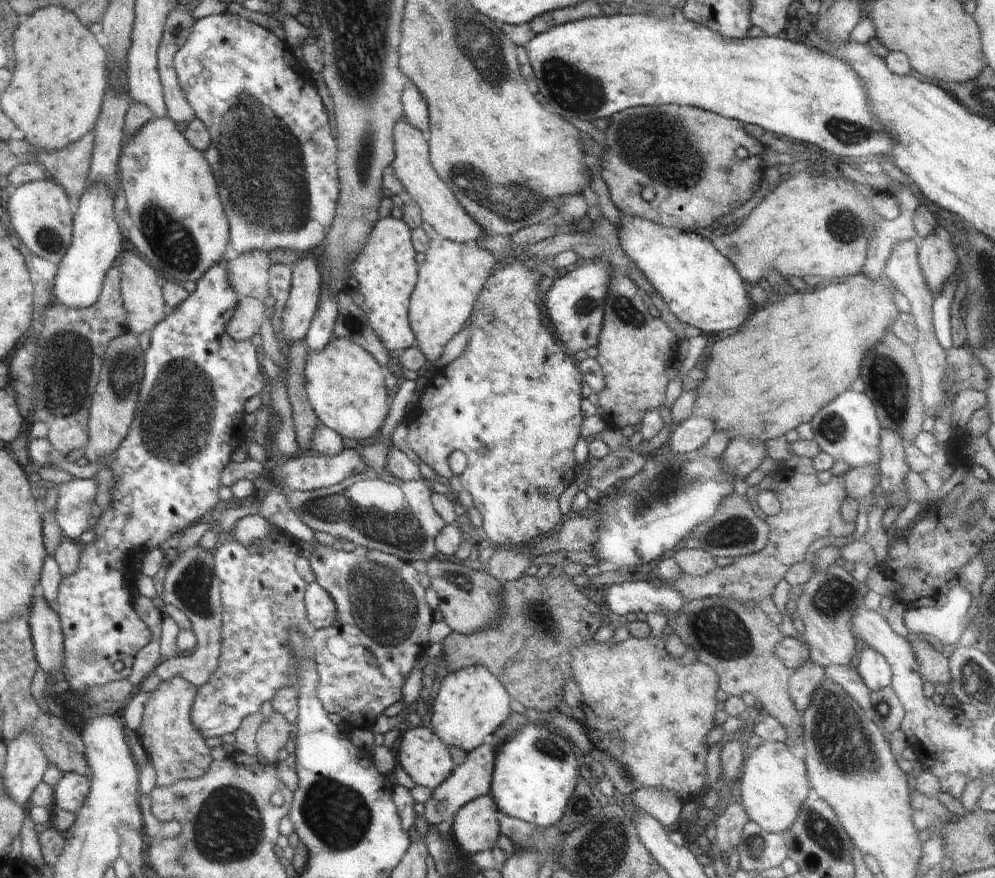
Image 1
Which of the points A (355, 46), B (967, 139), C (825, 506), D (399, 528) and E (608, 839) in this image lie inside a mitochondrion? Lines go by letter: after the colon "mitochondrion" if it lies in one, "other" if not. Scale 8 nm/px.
A: mitochondrion
B: other
C: other
D: mitochondrion
E: mitochondrion

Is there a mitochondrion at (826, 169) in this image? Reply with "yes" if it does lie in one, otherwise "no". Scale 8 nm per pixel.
no

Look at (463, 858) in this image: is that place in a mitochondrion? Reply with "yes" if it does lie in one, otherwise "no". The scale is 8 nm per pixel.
no

